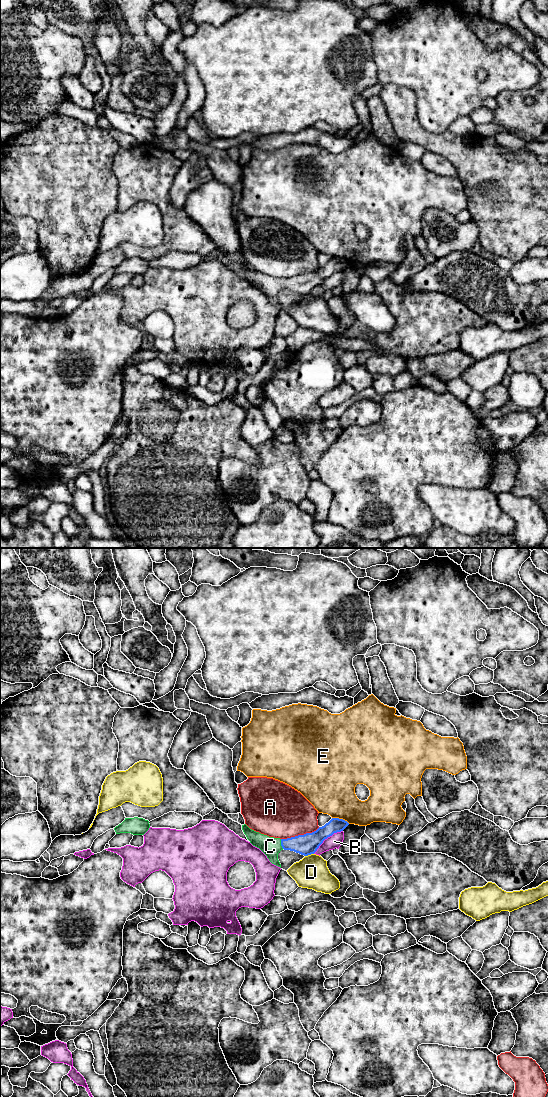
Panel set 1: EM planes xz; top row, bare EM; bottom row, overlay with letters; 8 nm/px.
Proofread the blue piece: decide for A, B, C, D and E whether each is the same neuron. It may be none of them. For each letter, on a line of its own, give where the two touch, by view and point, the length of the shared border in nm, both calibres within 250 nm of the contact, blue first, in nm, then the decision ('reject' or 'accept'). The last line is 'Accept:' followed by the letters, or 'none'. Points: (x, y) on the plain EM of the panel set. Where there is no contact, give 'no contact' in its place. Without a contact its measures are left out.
A: xz (300, 275) | 320 nm | 170/420 nm | reject
B: xz (326, 278) | 300 nm | 170/110 nm | reject
C: xz (281, 284) | 80 nm | 170/160 nm | accept
D: xz (309, 294) | 80 nm | 170/260 nm | reject
E: xz (341, 259) | 150 nm | 120/380 nm | reject
Accept: C

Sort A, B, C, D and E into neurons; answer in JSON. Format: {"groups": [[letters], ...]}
{"groups": [["A"], ["B"], ["C"], ["D"], ["E"]]}

